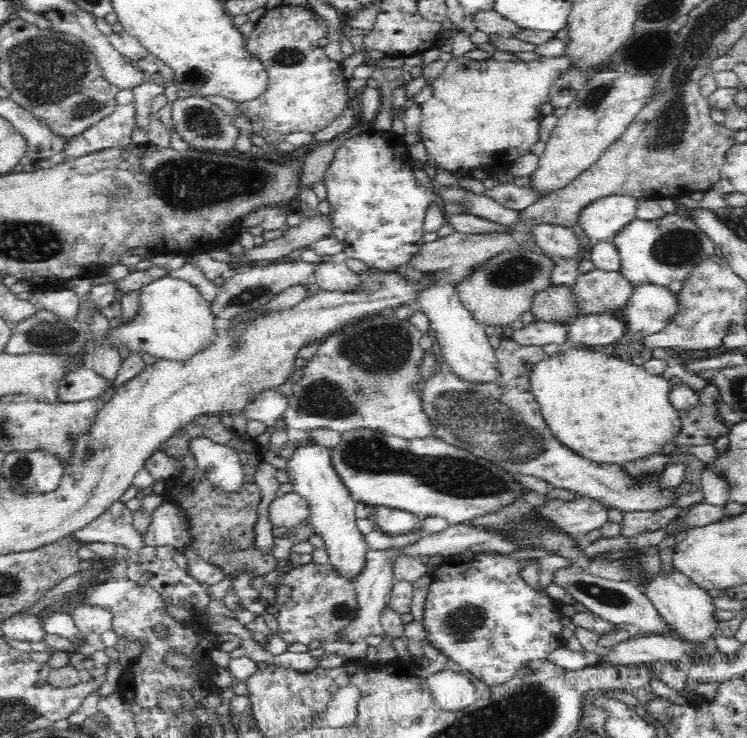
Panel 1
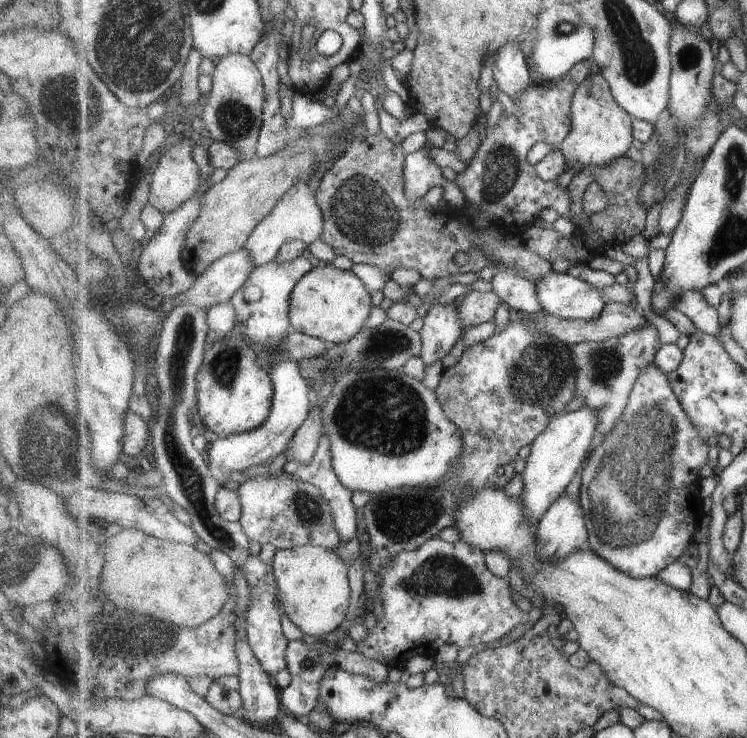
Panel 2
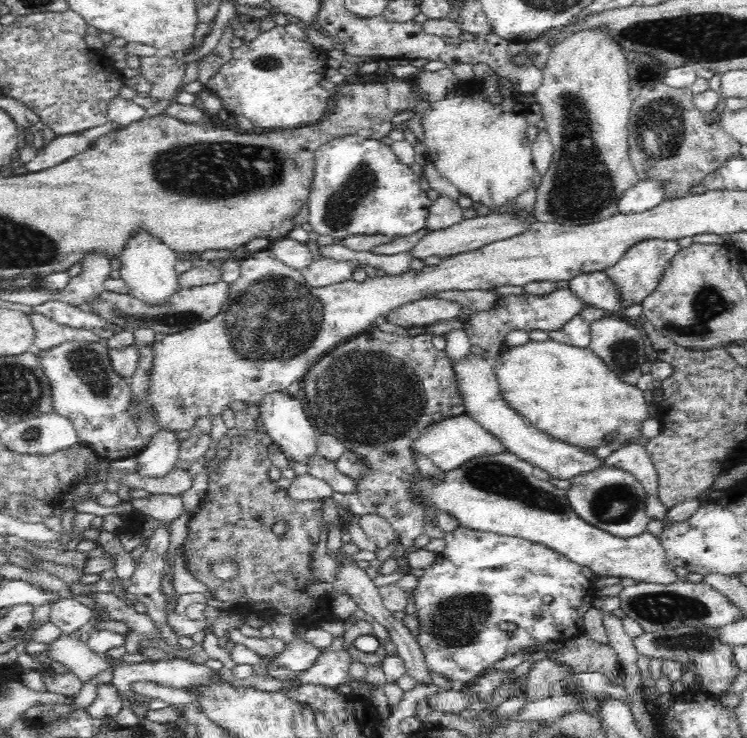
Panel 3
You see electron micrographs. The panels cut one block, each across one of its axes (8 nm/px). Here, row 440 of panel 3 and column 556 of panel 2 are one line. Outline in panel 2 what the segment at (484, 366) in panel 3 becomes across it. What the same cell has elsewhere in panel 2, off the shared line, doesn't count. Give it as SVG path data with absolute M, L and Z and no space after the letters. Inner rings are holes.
M565 492L551 504L547 514L539 520L539 540L542 541L543 560L561 560L571 552L587 545L589 532L586 513L580 500Z

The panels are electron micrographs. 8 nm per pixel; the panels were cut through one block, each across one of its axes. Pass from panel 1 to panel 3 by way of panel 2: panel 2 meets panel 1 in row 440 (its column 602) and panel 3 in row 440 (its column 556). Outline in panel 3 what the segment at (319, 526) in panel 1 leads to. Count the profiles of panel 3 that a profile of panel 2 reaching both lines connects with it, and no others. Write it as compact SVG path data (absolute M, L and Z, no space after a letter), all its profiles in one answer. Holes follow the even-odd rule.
M277 390L264 394L258 405L260 421L264 424L266 434L290 461L302 463L305 458L310 458L312 454L317 453L316 442L319 434L308 421L303 399L292 395L287 390Z

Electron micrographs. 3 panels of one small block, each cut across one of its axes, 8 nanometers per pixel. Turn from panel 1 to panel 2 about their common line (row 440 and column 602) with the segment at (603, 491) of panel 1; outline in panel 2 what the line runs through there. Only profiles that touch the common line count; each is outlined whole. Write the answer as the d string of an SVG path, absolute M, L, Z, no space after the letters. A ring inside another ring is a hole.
M651 364L649 368L645 368L643 375L639 376L638 383L635 384L631 392L629 403L627 408L625 408L625 412L623 412L623 418L607 434L605 442L601 446L597 446L595 452L587 458L587 464L585 464L583 472L581 472L582 492L580 493L579 500L586 513L589 532L589 540L586 546L594 549L599 556L603 556L609 564L613 564L621 572L627 572L637 578L657 577L667 566L671 566L671 564L679 561L683 552L687 550L687 546L695 542L693 531L698 526L697 524L701 524L701 520L706 516L705 508L703 508L703 498L701 498L700 481L702 478L699 475L699 470L702 466L709 465L709 450L711 448L709 448L707 438L703 434L699 434L699 428L695 426L695 422L691 420L691 416L687 414L683 402L679 400L677 392L671 386L669 374L663 372L657 364Z

